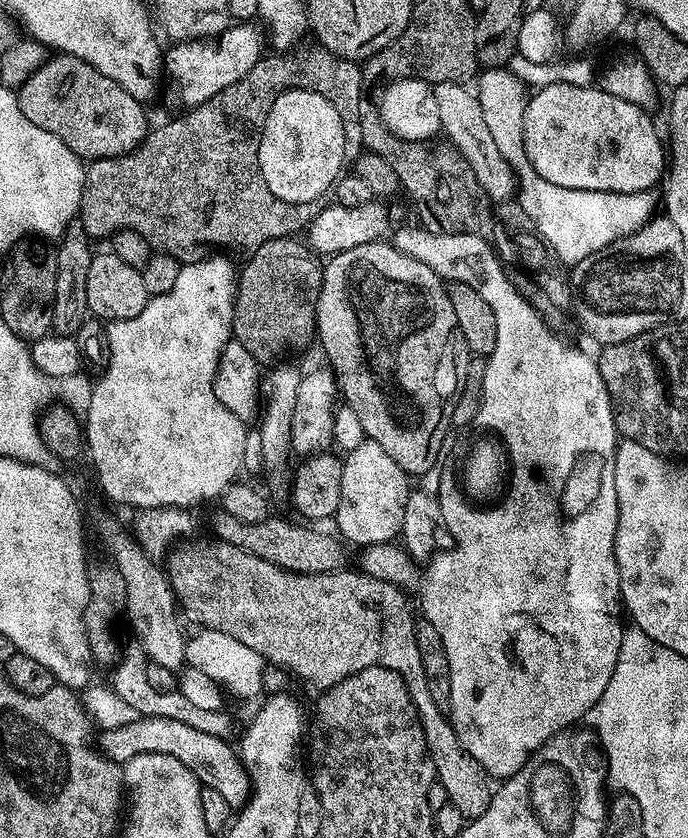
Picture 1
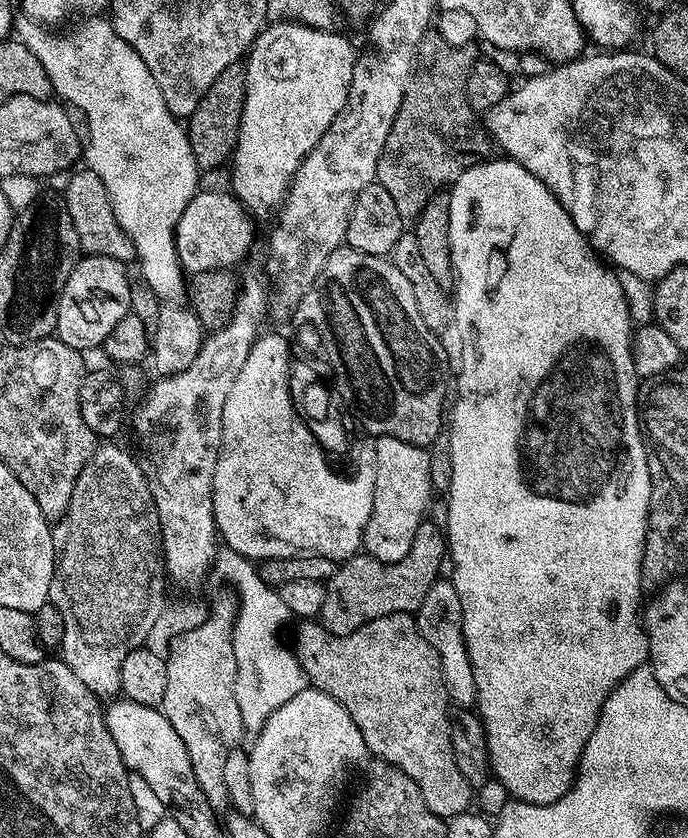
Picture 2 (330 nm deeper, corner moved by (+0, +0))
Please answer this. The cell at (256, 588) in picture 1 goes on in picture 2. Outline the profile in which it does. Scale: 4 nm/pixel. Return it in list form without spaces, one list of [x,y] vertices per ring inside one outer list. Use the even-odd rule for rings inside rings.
[[[410,612],[386,614],[382,618],[374,618],[374,622],[358,626],[358,630],[345,636],[330,634],[330,630],[326,630],[315,619],[303,621],[299,626],[301,628],[296,632],[294,651],[307,683],[330,694],[334,702],[342,702],[342,706],[346,706],[346,714],[350,714],[350,718],[354,718],[354,726],[362,730],[362,738],[369,753],[373,757],[376,755],[377,761],[393,764],[405,772],[416,783],[426,806],[435,816],[451,818],[469,811],[474,800],[474,790],[466,778],[462,778],[454,758],[454,724],[451,719],[448,721],[448,691],[436,652],[430,642],[422,638],[415,615]]]

